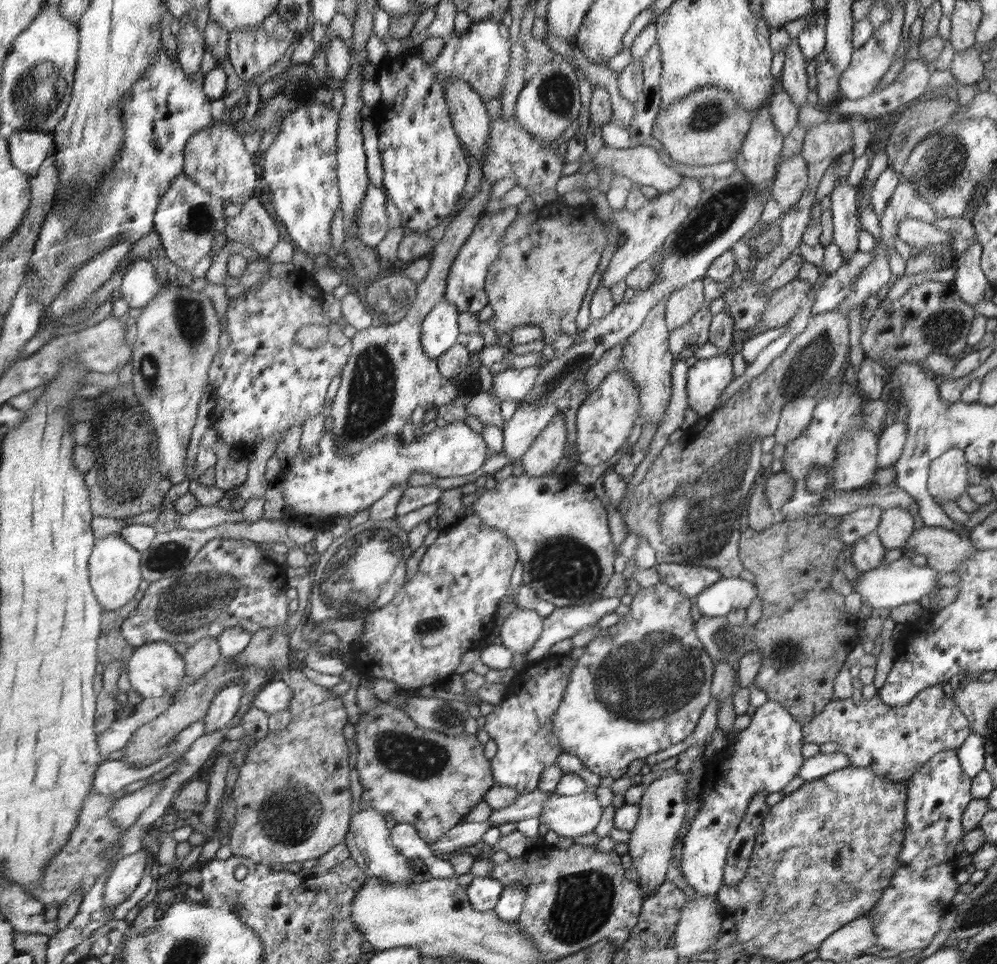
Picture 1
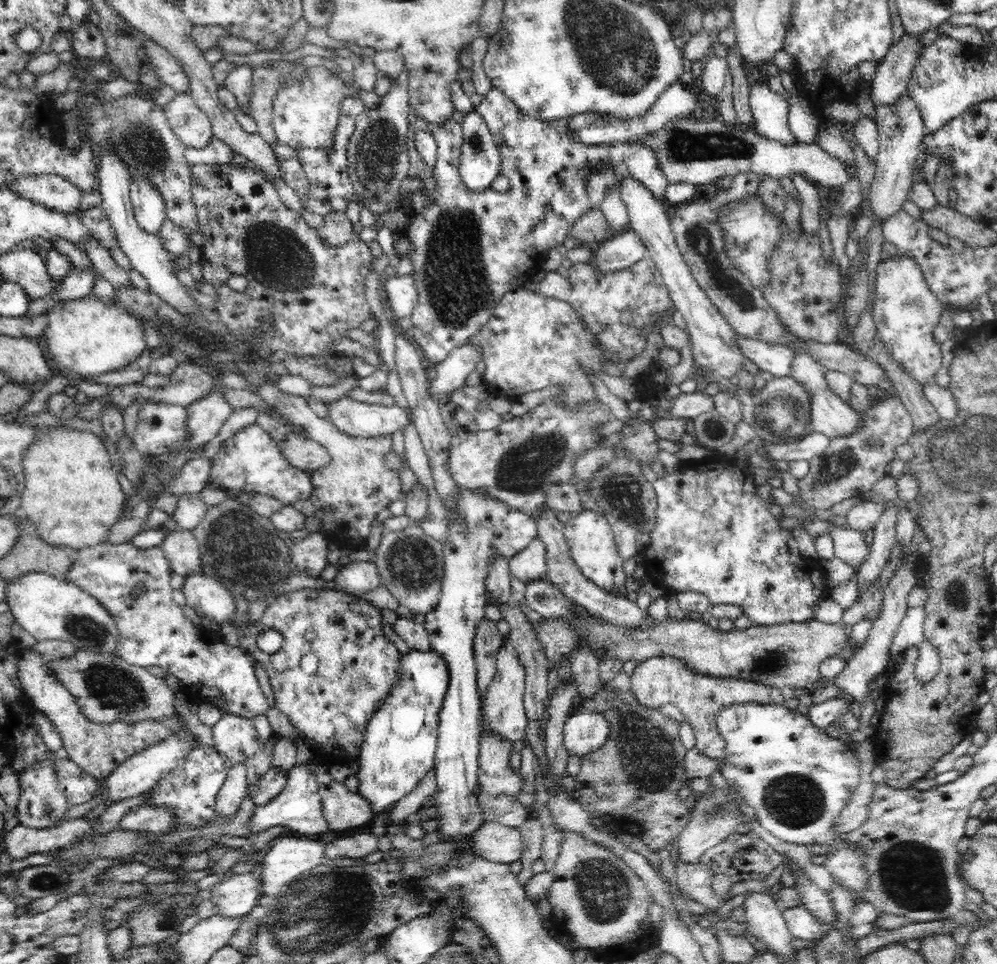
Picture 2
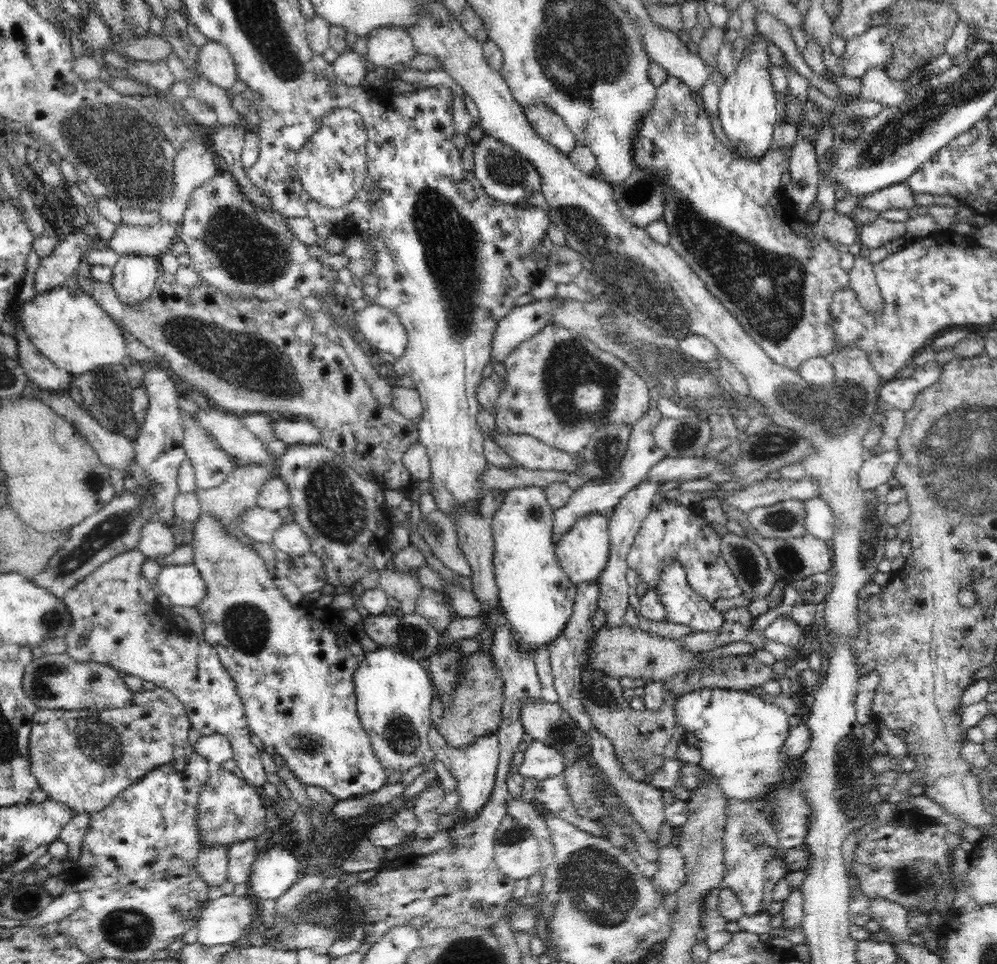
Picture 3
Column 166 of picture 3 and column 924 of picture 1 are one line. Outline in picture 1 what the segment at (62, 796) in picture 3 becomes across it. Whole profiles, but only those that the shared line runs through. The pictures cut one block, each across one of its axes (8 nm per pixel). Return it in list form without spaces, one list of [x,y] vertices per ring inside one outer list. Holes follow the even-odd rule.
[[[941,685],[924,689],[906,706],[888,706],[878,695],[870,700],[862,698],[860,703],[854,703],[852,697],[834,698],[827,704],[826,709],[818,716],[809,718],[802,727],[804,741],[815,742],[819,745],[826,744],[826,742],[837,742],[841,746],[841,751],[848,755],[852,767],[869,768],[875,771],[880,778],[890,777],[904,785],[936,753],[950,749],[957,750],[972,732],[971,722],[967,716],[964,716],[955,700],[942,691]]]

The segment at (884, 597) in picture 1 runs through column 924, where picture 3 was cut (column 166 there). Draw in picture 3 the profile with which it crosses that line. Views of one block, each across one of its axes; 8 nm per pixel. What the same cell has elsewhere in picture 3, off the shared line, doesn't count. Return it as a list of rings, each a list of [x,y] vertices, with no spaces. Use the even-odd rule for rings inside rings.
[[[194,563],[184,565],[167,565],[161,568],[154,585],[157,592],[163,592],[168,596],[170,602],[176,606],[196,607],[206,596],[206,585],[200,571]]]

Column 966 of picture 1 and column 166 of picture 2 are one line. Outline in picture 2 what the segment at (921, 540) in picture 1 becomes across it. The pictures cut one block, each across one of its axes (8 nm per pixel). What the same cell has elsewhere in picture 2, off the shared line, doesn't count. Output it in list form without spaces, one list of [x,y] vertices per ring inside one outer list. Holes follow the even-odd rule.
[[[175,528],[168,531],[159,545],[173,572],[186,577],[201,570],[201,552],[192,531]]]

